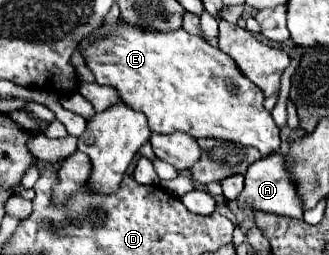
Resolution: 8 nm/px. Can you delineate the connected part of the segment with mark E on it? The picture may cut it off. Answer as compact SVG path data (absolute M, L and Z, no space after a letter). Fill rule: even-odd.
M123 21L117 23L117 27L109 37L101 37L99 29L89 39L83 39L81 47L85 47L83 55L87 59L87 67L95 75L95 81L99 85L115 87L129 107L145 113L151 131L155 133L183 131L195 139L211 137L221 141L233 141L241 143L243 147L255 147L261 153L261 157L269 157L271 153L279 151L281 145L279 127L275 125L271 113L263 107L265 95L261 93L261 89L257 89L257 85L253 85L245 75L241 75L241 71L237 69L237 65L233 65L233 59L227 53L221 53L205 39L189 35L185 29L169 33L143 31ZM93 37L99 37L99 41L87 45L89 39Z

